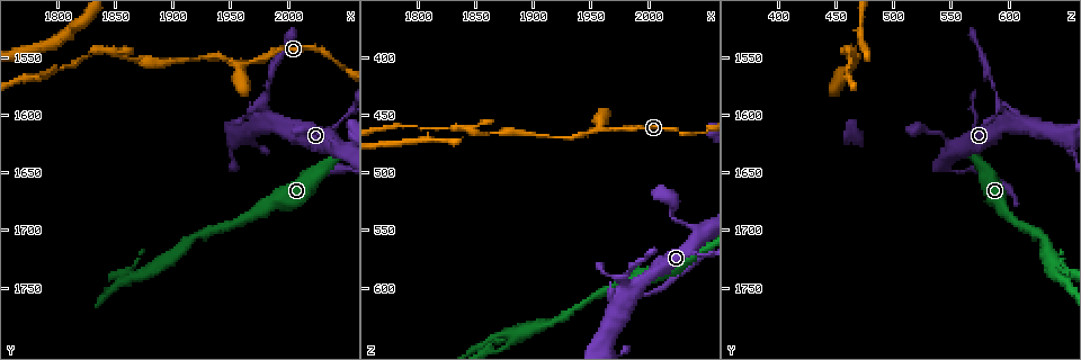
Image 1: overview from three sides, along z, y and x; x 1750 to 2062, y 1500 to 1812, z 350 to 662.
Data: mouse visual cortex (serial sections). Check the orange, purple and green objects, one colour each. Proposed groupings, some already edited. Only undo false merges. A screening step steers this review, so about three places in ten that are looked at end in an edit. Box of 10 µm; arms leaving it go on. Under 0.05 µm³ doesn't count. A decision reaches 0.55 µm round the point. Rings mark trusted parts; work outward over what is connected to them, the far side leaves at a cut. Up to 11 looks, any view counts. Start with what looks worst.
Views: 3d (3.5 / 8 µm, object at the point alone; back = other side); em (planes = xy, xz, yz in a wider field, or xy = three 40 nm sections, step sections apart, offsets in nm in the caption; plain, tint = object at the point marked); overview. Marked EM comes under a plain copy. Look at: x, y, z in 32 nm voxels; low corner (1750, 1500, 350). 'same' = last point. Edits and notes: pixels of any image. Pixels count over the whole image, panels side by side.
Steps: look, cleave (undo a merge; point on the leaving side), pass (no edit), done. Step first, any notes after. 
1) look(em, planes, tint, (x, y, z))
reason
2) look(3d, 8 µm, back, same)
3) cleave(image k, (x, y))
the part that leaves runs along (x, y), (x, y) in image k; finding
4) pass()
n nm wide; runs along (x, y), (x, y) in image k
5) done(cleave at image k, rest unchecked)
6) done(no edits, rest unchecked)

look(3d, 3.5 µm, (1886, 1732, 640))
three-way junction

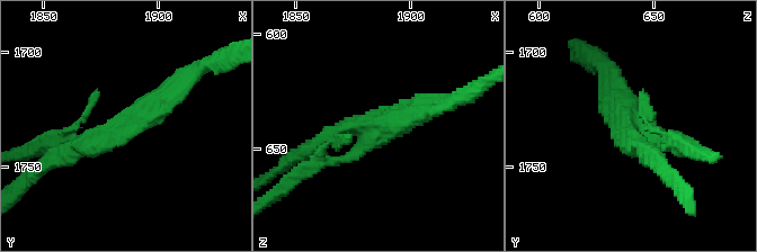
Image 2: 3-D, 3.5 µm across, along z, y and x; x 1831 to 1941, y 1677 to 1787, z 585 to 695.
look(em, xy, step 2, tint, (1886, 1730, 640))
shape alone is not enough

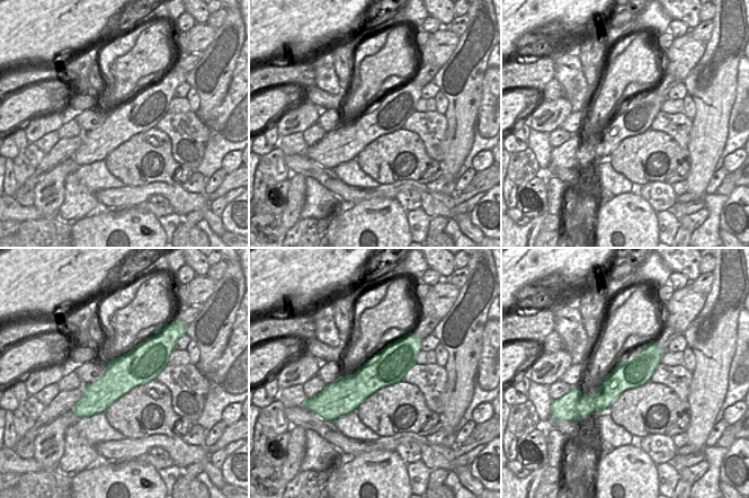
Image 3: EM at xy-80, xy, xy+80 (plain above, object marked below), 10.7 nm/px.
look(em, planes, tint, same)
cut it another way

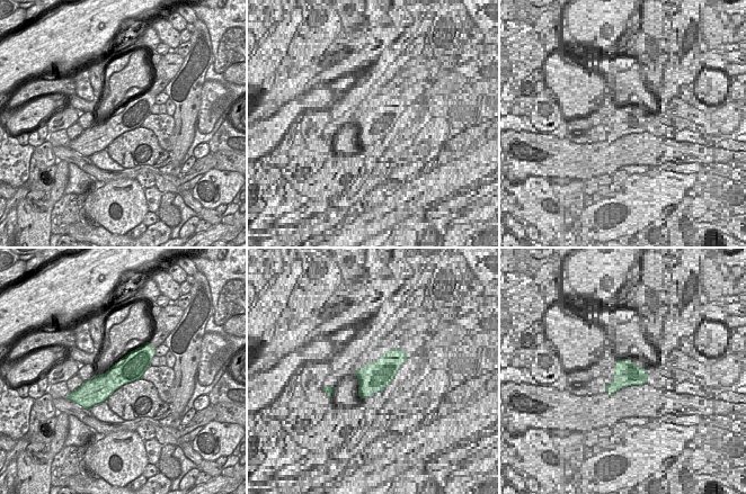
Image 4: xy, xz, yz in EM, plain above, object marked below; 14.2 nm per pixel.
cleave(image 2, (692, 144))
3 arms; arms of 150, 200, 250 nm; a second cell is stuck on

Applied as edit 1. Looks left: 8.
look(3d, 3.5 µm, (1960, 1556, 464))
sharp bend

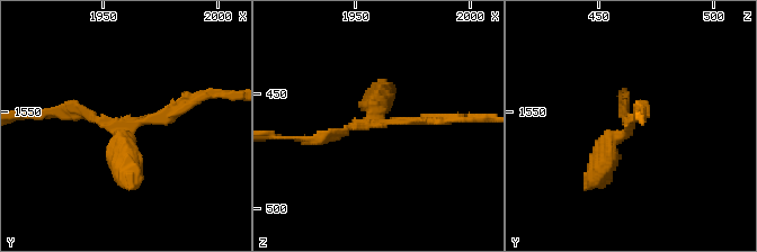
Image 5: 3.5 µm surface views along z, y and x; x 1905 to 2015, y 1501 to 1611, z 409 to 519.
look(em, xy, step 2, tint, (1960, 1555, 462))
shape alone is not enough

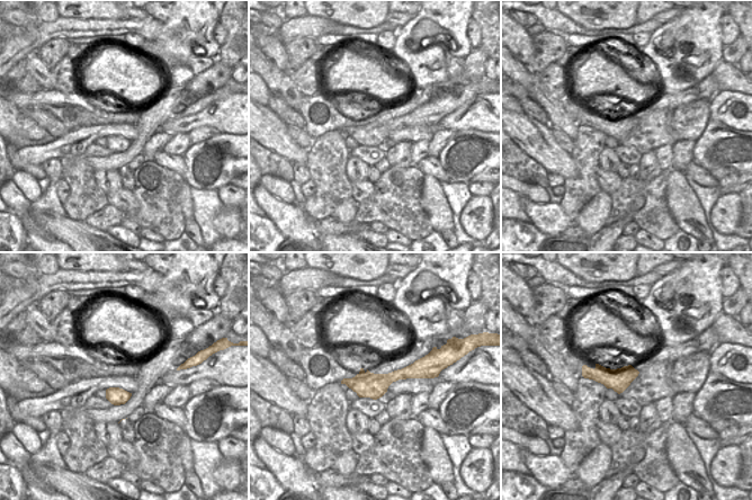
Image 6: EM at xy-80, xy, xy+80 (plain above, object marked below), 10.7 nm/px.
pass()
arms of 150, 150, 350 nm; runs along (423, 372), (381, 382), (346, 381) in image 6; one cell here

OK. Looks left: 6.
look(3d, 8 µm, back, (1832, 1544, 460))
calibre changes

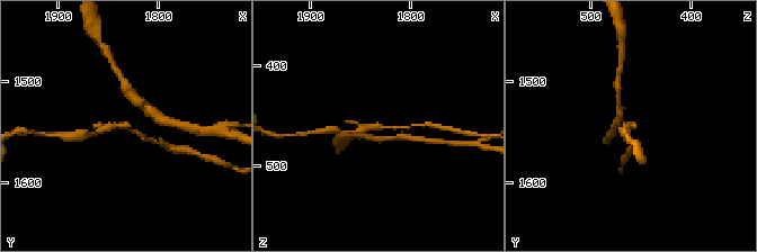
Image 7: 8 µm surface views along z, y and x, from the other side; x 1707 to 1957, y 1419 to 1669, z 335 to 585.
look(em, xy, step 3, tint, same)
shape alone is not enough

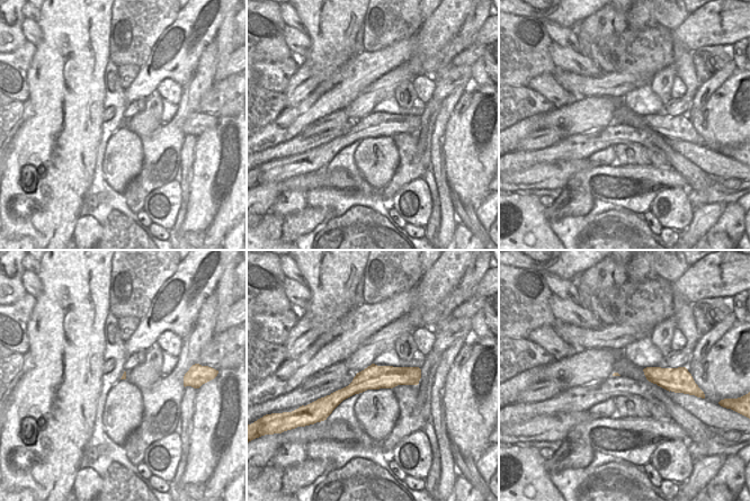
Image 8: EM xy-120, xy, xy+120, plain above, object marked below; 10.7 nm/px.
cleave(image 7, (177, 150))
border along (389, 369), (360, 383), (350, 384) in image 8; two cells meet here

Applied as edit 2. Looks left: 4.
look(overview)

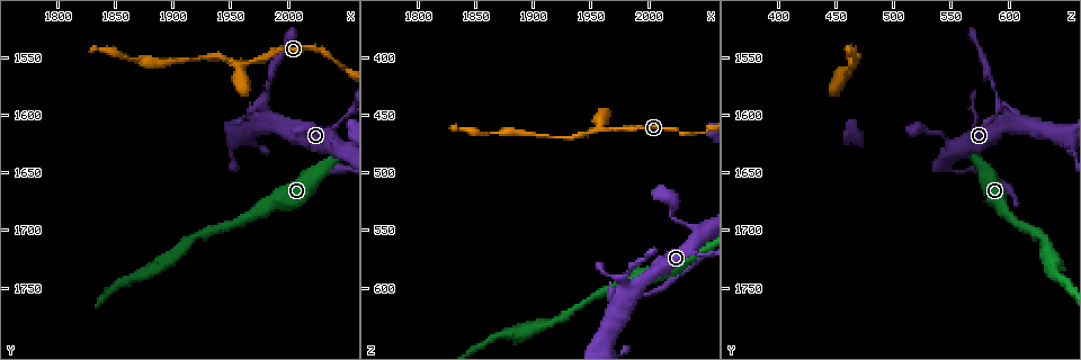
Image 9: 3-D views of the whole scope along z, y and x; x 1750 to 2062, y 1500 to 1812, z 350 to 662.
look(3d, 3.5 µm, (1982, 1606, 604))
three arms meet

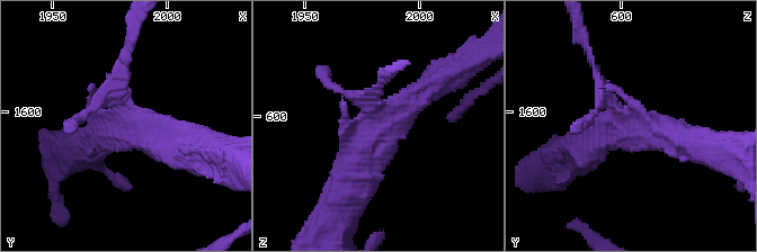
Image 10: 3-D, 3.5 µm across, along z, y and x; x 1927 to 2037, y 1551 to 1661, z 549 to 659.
look(em, xy, step 2, tint, (1984, 1606, 604))
need the tissue

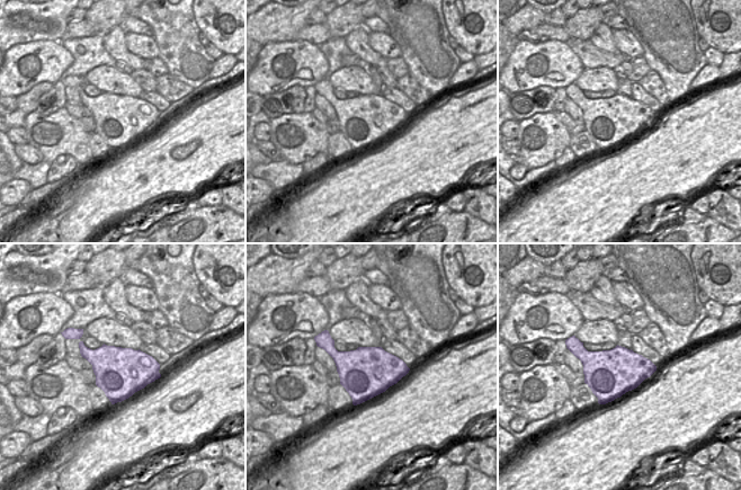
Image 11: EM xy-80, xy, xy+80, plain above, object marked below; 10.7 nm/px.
pass()
runs along (439, 80), (367, 135), (343, 183) in image 10; one cell here

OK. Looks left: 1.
done(cleave at image 2, cleave at image 7, rest unchecked)

